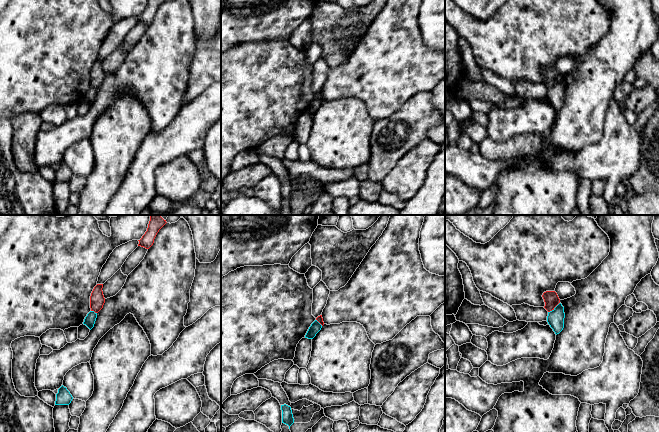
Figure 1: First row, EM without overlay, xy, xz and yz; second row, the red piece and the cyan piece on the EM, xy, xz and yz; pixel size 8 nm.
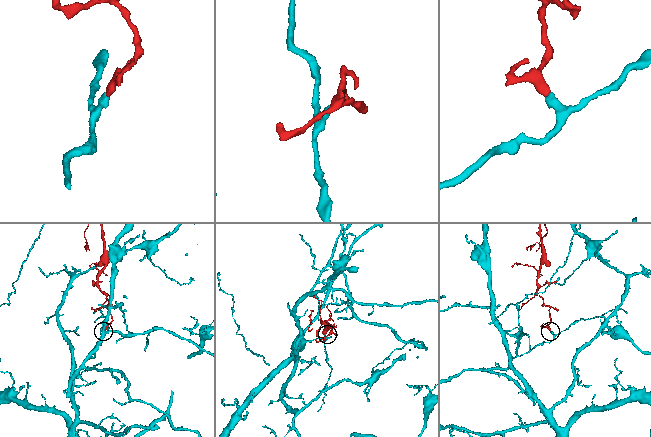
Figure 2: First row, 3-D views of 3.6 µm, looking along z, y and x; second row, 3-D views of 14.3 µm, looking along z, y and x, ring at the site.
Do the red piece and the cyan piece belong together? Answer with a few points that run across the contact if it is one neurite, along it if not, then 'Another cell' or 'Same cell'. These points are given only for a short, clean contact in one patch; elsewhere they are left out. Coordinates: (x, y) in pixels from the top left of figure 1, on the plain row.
Line: yz (559, 78), (548, 88). Another cell

